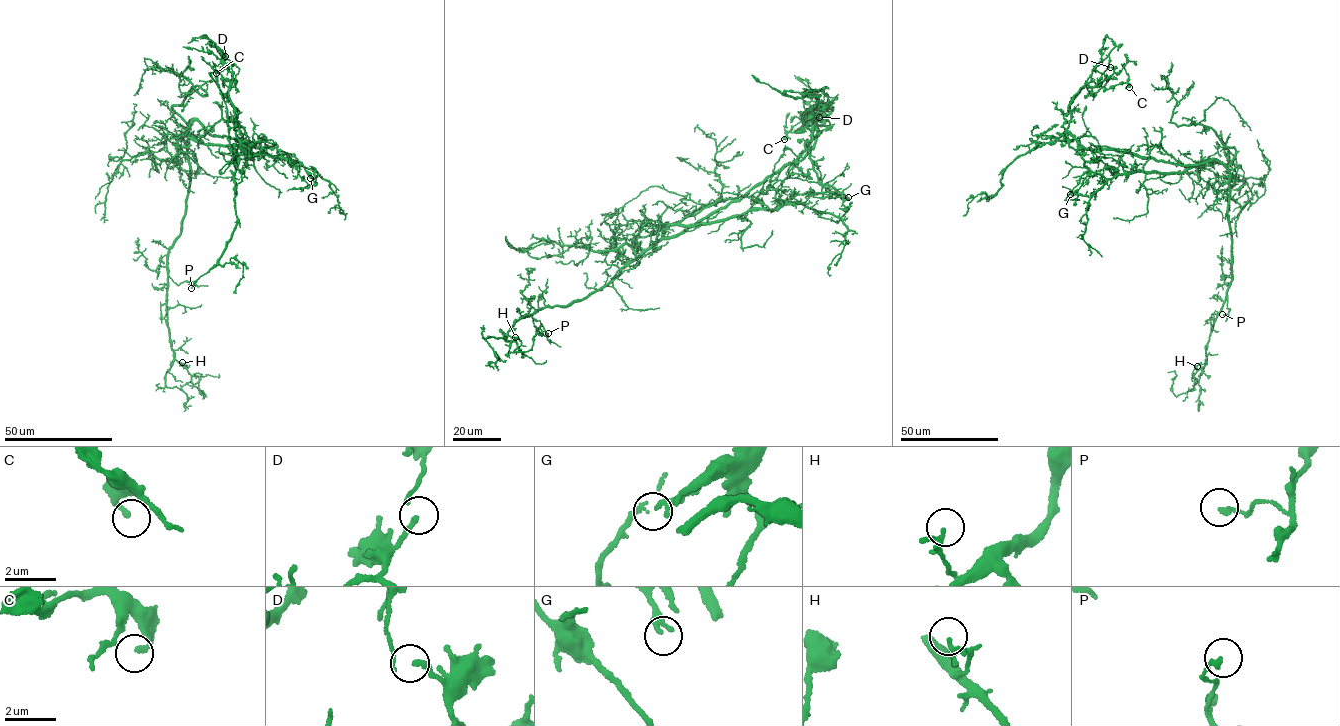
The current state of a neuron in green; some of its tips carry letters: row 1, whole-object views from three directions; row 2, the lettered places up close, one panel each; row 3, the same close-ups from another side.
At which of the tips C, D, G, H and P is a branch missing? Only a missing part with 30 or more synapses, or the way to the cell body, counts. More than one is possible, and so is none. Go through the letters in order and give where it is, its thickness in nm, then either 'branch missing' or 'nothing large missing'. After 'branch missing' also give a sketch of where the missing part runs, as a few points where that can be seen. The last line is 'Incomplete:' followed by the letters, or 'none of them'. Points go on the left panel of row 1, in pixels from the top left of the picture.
C: place (216, 73); calibre 190 nm; nothing large missing
D: place (225, 56); calibre 120 nm; nothing large missing
G: place (310, 178); calibre 180 nm; nothing large missing
H: place (182, 362); calibre 160 nm; nothing large missing
P: place (191, 288); calibre 190 nm; nothing large missing
Incomplete: none of them

